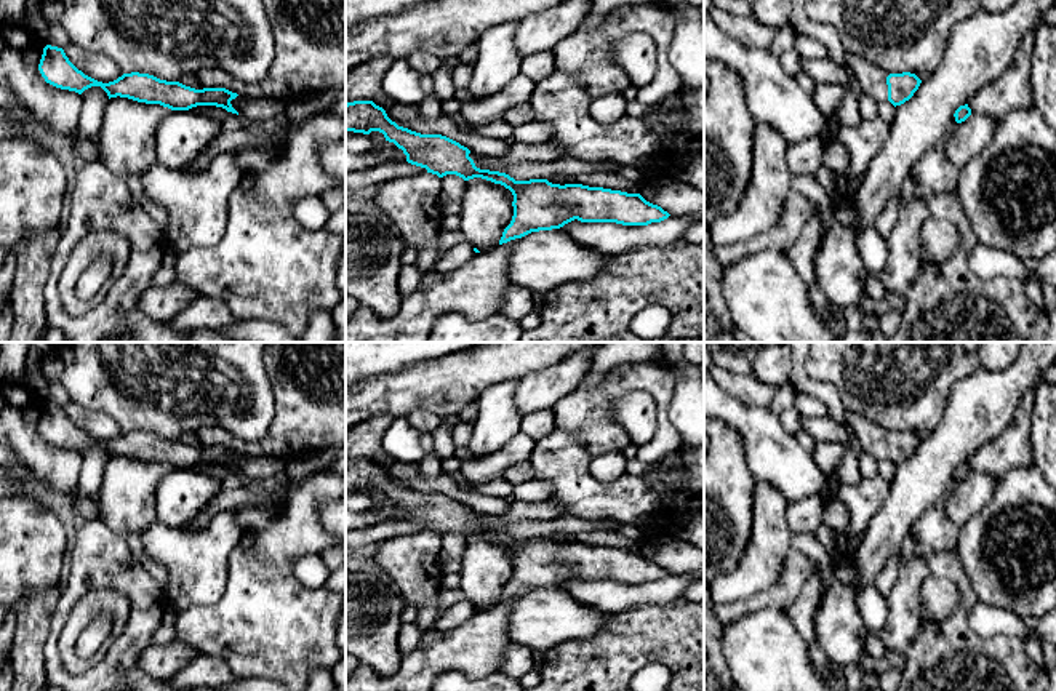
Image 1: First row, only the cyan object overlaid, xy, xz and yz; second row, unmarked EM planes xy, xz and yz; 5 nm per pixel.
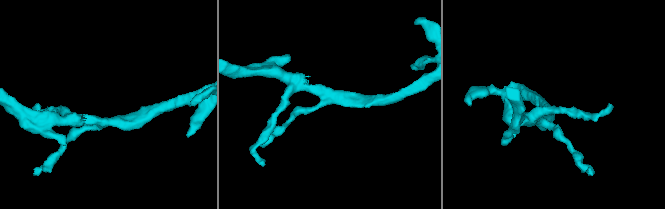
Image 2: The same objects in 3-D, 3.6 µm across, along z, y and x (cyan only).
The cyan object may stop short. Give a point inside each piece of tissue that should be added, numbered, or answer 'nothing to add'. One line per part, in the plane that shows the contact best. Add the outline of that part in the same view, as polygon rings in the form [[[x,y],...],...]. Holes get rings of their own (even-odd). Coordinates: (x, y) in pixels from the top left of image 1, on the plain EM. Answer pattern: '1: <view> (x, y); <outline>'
1: yz (872, 439); [[[846,413],[846,419],[862,453],[870,454],[877,462],[886,461],[886,430],[861,414]]]

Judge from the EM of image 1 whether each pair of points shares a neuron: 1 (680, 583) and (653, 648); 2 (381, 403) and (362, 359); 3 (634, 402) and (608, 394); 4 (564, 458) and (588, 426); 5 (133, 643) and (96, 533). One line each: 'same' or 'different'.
1: different
2: different
3: different
4: different
5: same

